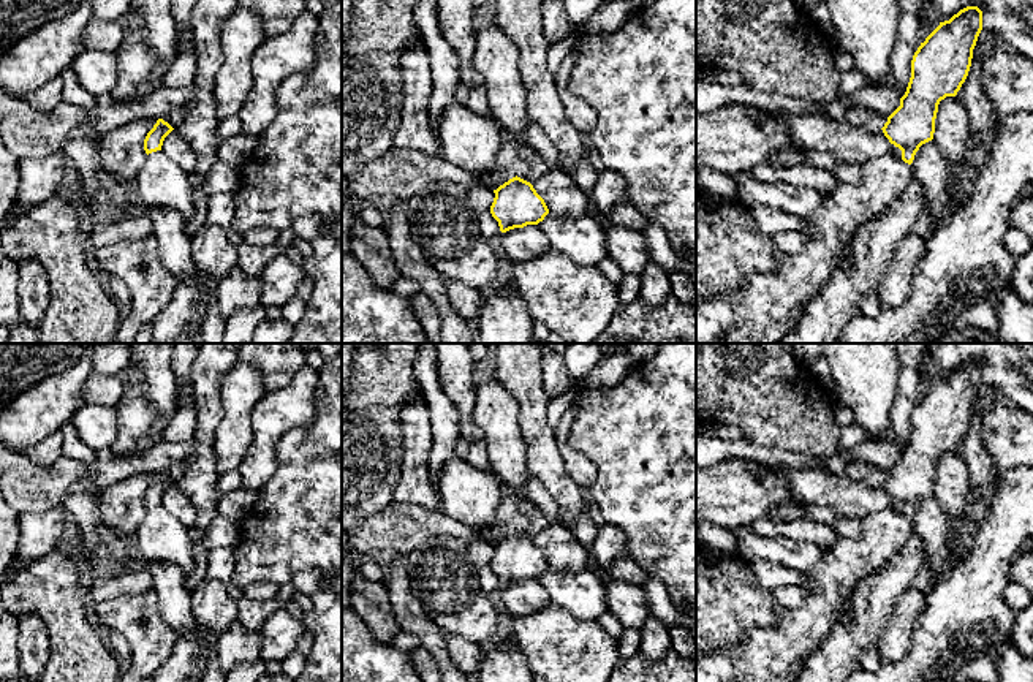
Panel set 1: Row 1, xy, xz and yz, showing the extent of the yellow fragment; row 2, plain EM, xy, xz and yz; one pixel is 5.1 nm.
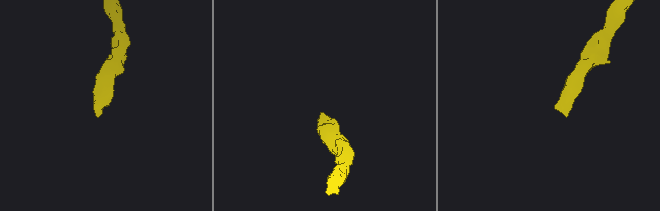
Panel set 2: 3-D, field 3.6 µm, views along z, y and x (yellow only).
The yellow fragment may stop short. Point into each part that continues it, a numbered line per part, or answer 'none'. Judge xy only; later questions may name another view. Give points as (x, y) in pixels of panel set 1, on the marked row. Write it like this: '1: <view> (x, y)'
1: xy (162, 184)

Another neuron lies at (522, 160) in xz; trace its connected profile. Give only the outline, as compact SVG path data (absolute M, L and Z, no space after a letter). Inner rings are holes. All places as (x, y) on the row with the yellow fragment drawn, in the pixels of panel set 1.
M505 139L498 153L498 166L494 171L478 174L481 185L497 190L516 176L532 184L552 168L554 165L543 158L532 146Z

